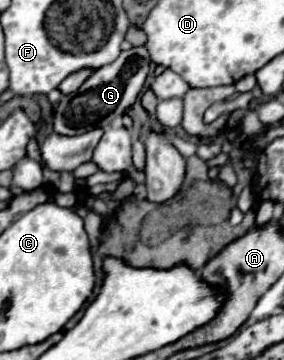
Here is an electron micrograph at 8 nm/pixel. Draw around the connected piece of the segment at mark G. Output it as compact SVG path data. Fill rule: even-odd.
M133 47L129 51L121 51L121 55L99 69L95 69L89 79L79 87L77 93L63 95L53 109L53 129L59 135L67 135L71 129L89 131L95 127L109 127L117 117L121 117L137 99L139 91L149 73L149 53L145 47Z

